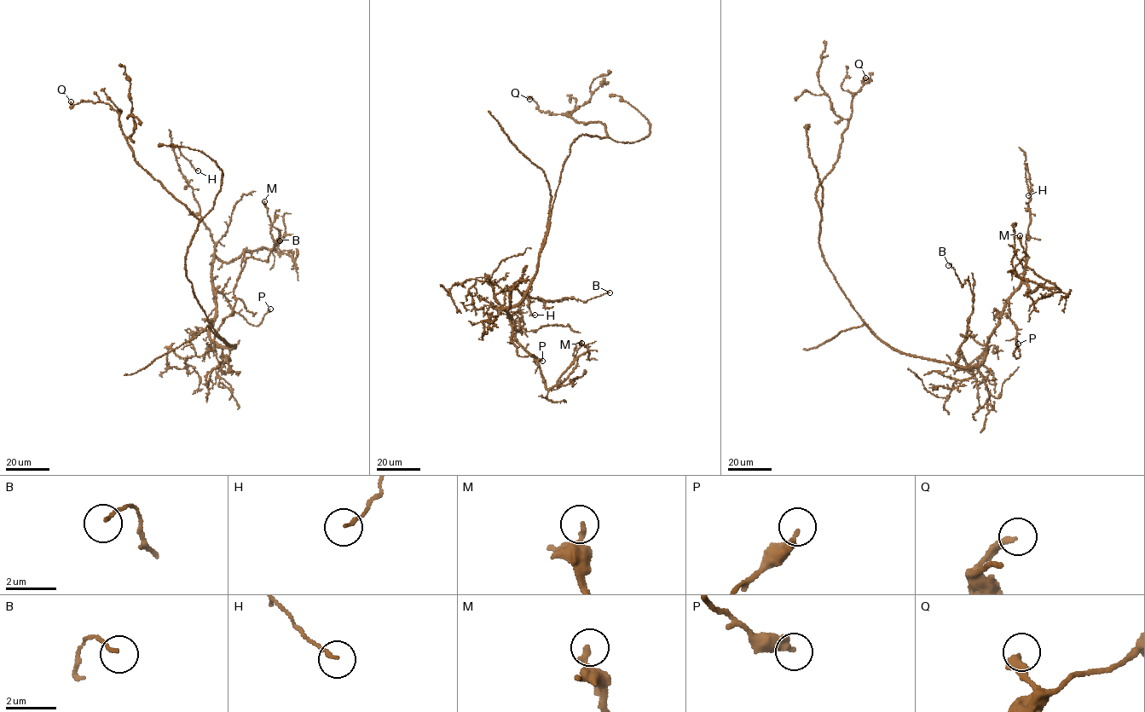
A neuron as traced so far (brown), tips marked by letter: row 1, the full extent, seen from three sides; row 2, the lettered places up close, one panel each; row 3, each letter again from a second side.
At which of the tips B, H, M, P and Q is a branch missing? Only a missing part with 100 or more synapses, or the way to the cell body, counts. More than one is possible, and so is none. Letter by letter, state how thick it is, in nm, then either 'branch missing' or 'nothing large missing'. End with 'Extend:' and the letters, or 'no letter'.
B: calibre 100 nm; nothing large missing
H: calibre 130 nm; nothing large missing
M: calibre 200 nm; nothing large missing
P: calibre 280 nm; nothing large missing
Q: calibre 280 nm; nothing large missing
Extend: no letter

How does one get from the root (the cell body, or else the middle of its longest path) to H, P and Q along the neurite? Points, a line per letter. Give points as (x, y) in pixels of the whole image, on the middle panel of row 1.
H: (550, 221), (537, 272), (526, 295), (513, 305), (495, 308), (509, 314), (517, 331), (524, 298), (534, 315)
P: (550, 221), (526, 295), (513, 305), (495, 308), (509, 314), (518, 356), (542, 361)
Q: (550, 221), (571, 144), (583, 135), (608, 136), (603, 124), (578, 122), (569, 112), (541, 112), (529, 99)

